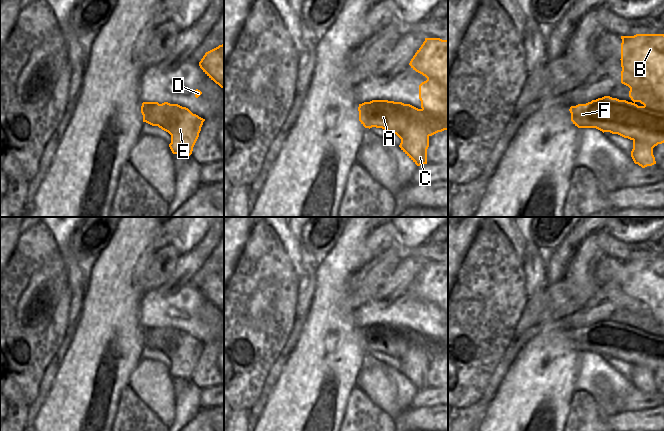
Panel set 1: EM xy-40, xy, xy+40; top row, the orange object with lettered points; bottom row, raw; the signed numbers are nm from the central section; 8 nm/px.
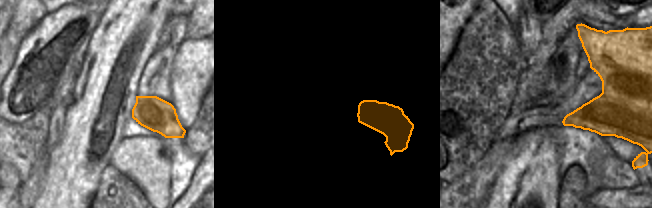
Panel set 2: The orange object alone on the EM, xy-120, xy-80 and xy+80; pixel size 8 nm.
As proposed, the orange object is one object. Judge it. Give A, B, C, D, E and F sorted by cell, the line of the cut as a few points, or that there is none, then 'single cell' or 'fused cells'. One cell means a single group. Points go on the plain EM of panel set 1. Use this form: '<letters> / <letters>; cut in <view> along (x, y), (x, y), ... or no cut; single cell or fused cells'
A C E F / B D; cut in xy along (394, 337), (425, 334), (404, 345), (429, 359); fused cells

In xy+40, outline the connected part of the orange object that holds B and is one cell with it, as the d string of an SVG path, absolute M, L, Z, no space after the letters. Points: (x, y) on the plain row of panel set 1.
M636 258L621 260L621 307L630 312L633 325L630 332L624 332L622 340L636 340L653 335L646 344L629 344L635 348L638 358L633 366L646 366L653 372L664 367L664 258Z

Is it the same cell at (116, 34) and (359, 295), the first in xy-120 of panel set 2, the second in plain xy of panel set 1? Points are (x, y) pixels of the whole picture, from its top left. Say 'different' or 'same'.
different

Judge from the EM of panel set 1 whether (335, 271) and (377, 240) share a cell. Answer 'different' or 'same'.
different

